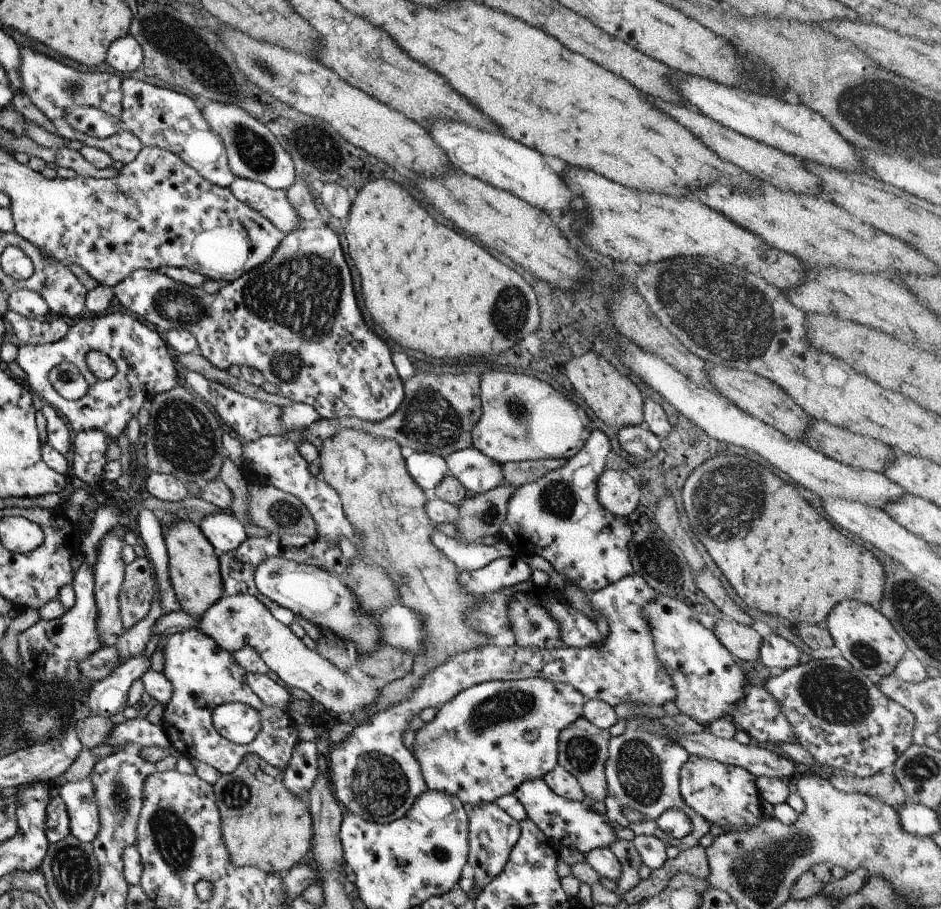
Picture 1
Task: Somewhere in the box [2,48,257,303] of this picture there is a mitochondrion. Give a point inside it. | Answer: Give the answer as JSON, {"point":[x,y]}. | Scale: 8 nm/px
{"point":[73,87]}

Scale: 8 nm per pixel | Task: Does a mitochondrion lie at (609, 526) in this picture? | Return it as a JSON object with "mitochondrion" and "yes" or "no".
{"mitochondrion":"no"}

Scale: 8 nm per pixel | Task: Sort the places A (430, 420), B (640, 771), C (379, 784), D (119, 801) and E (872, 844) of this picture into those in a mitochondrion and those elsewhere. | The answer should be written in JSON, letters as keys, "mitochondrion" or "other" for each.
{"A":"mitochondrion","B":"mitochondrion","C":"mitochondrion","D":"mitochondrion","E":"other"}

